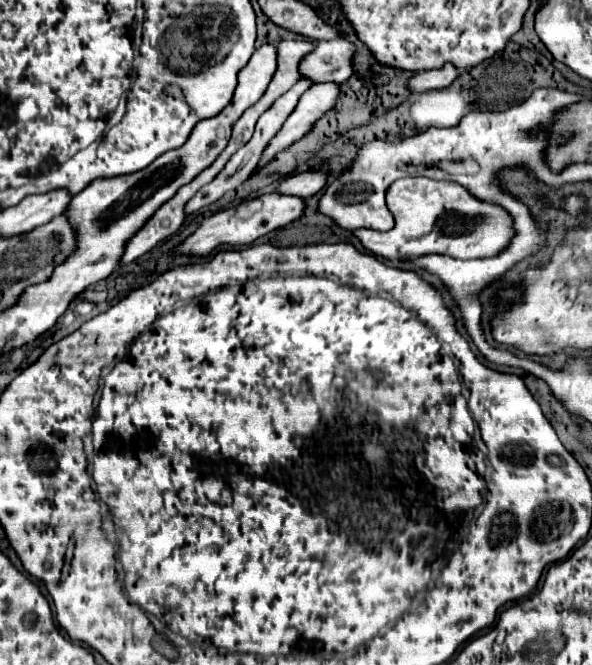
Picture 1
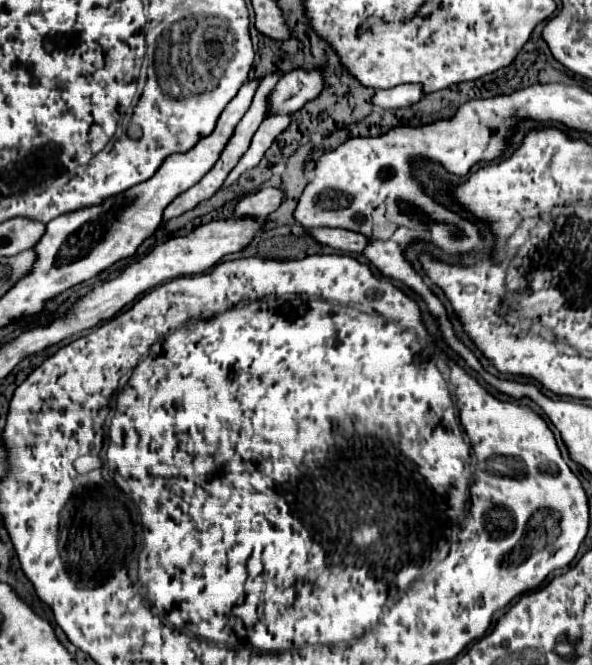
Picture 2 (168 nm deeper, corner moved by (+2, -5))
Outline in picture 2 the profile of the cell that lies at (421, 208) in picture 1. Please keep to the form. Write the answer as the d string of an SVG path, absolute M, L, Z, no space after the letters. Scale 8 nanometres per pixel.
M310 228L306 230L316 242L330 246L334 250L342 250L342 252L362 252L366 246L366 238L362 234L350 232L350 230L340 230L340 228Z

